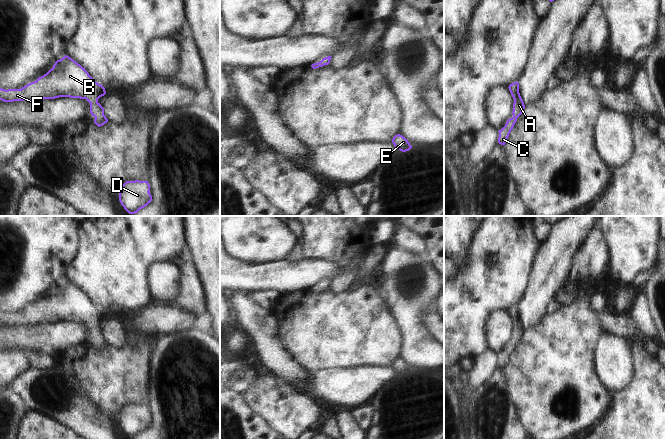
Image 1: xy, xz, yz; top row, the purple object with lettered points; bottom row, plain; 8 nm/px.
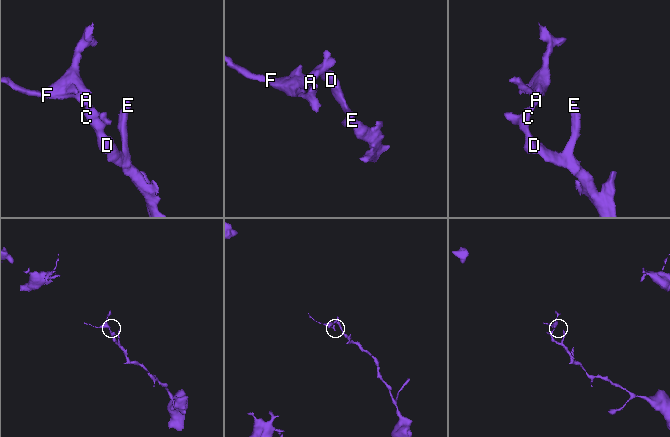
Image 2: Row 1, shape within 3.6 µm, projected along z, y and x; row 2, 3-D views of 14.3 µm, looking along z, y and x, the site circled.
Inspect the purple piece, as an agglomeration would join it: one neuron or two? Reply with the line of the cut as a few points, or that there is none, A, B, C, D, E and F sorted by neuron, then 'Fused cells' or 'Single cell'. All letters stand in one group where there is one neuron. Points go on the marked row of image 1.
No split. Groups: A B C D E F. Single cell

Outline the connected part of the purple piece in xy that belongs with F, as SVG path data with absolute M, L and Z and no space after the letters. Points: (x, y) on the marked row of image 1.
M67 55L57 60L46 74L21 89L0 88L0 100L4 102L36 99L42 101L59 97L86 99L90 103L90 113L95 117L94 123L98 127L108 122L104 108L98 102L105 94L105 88Z

